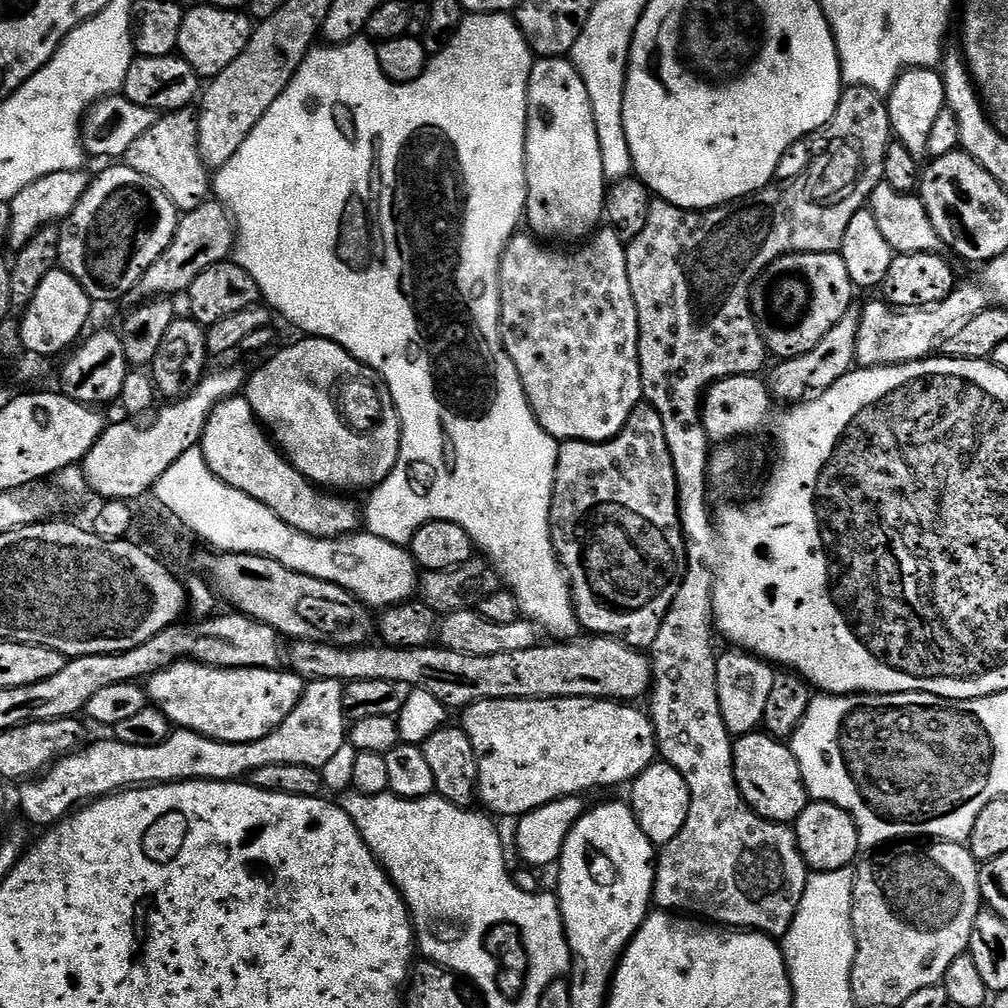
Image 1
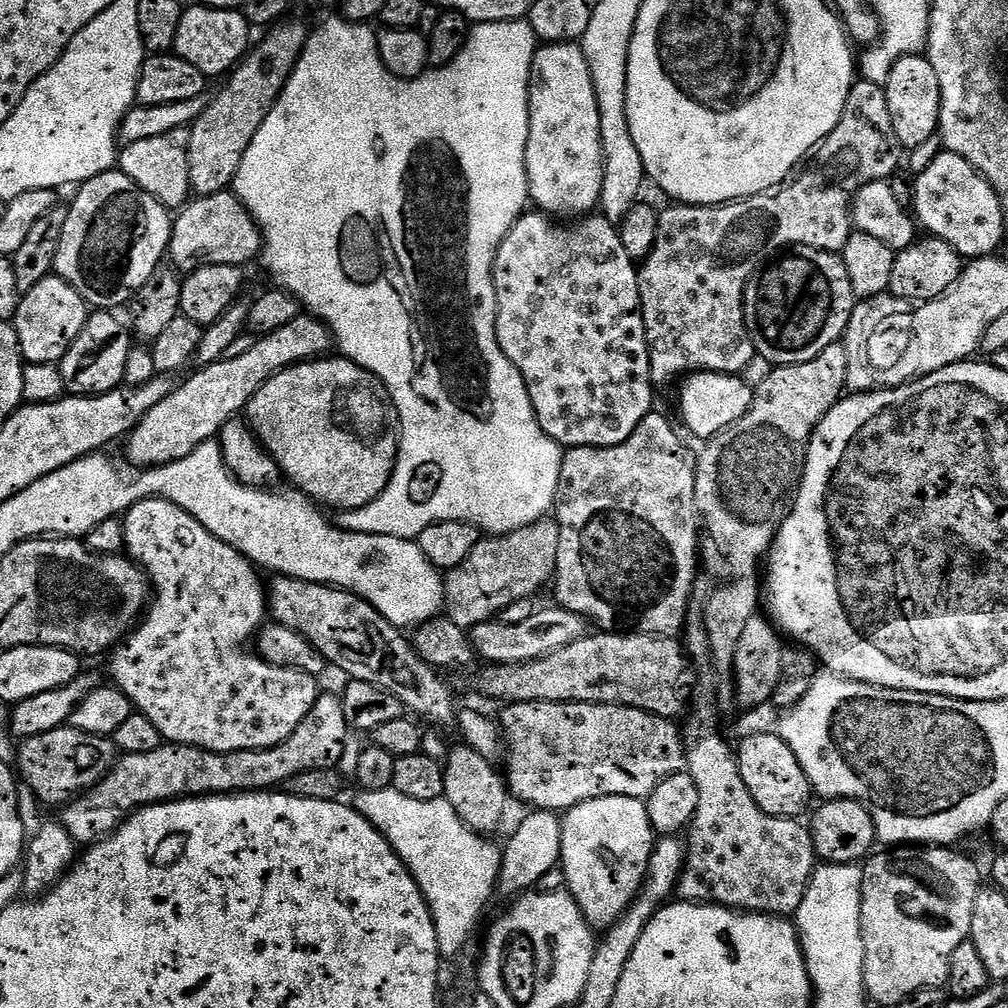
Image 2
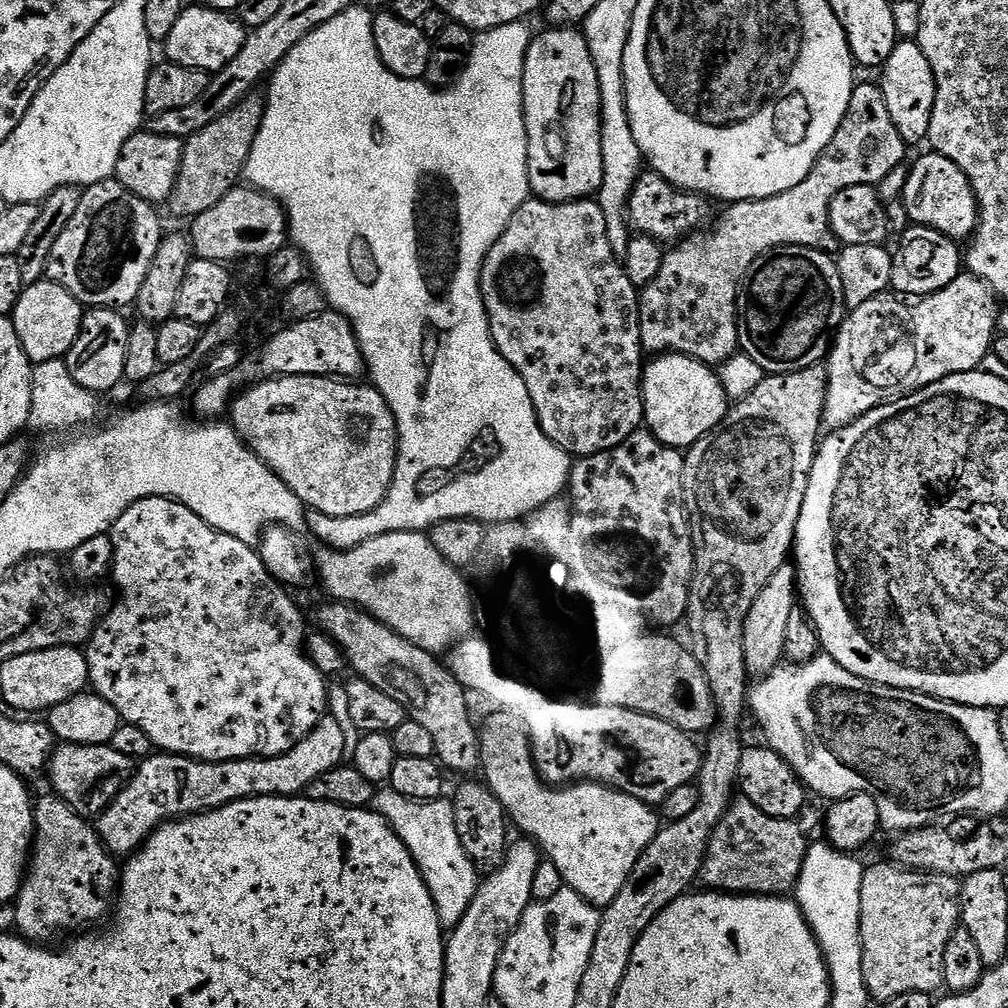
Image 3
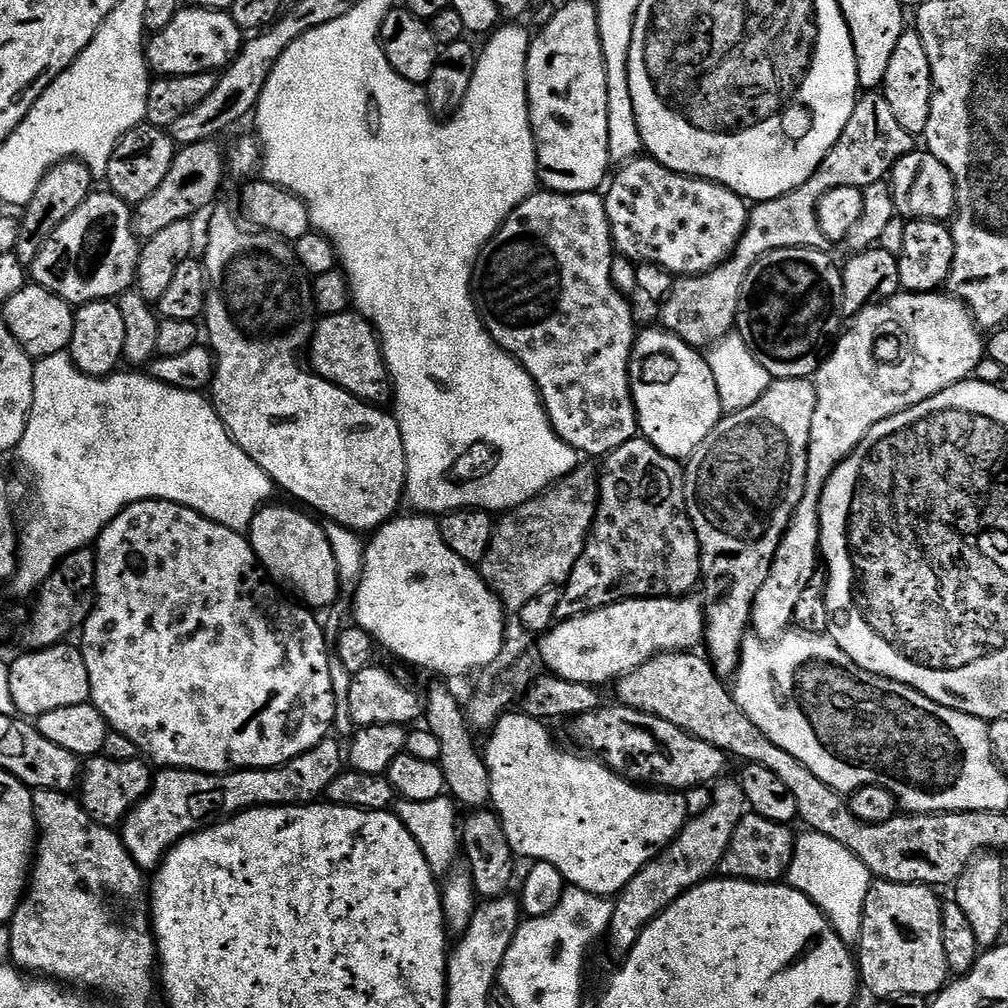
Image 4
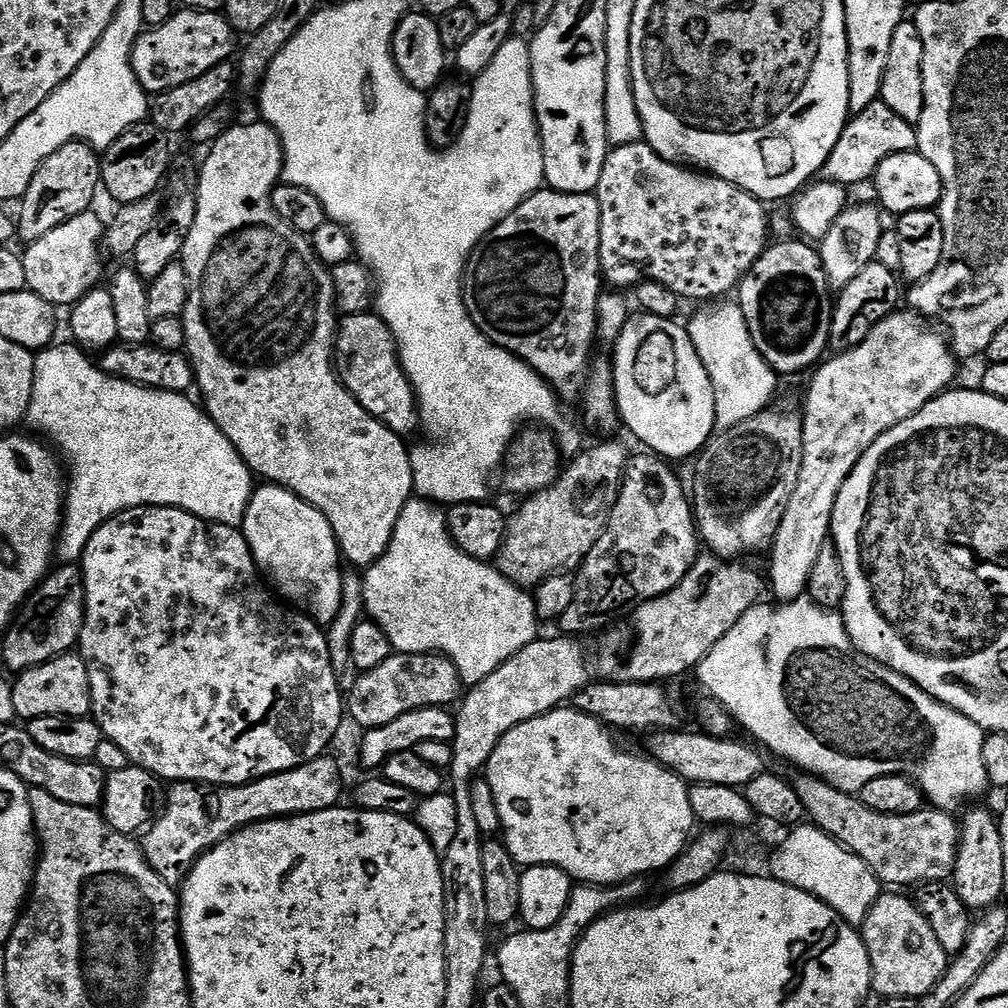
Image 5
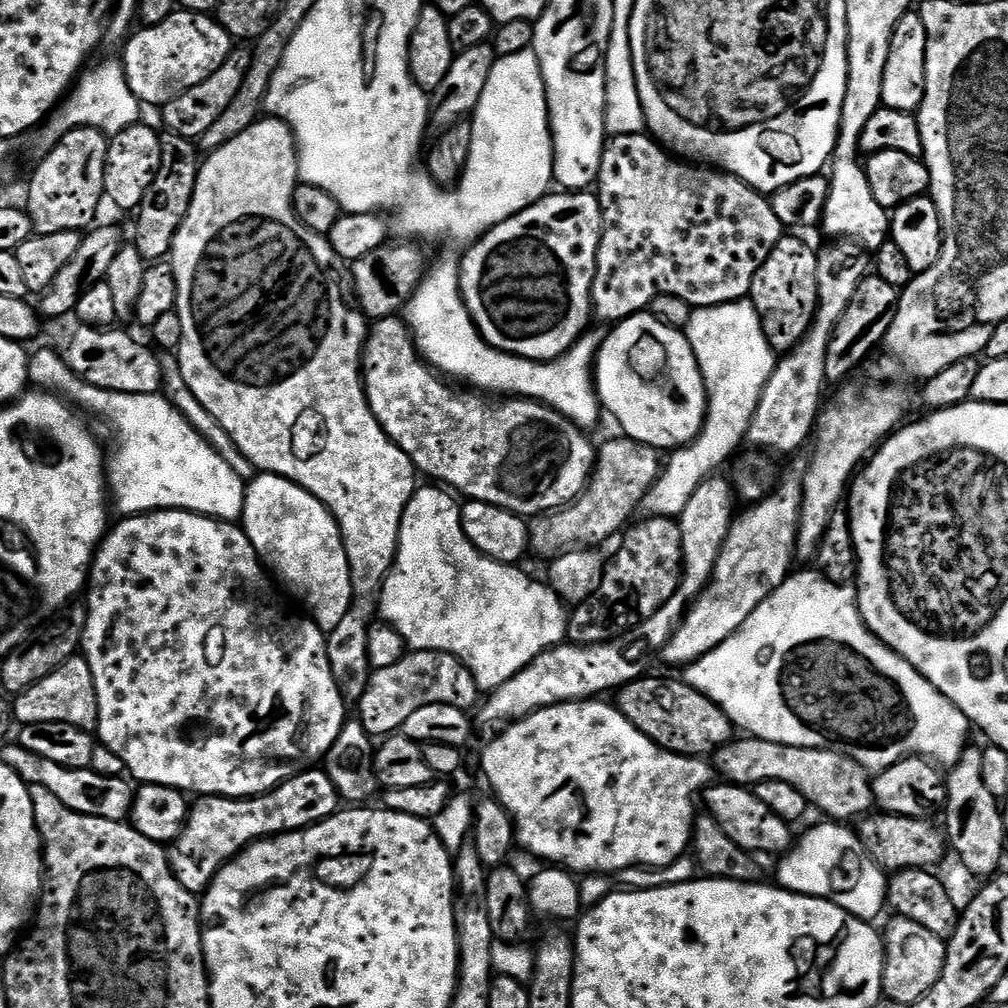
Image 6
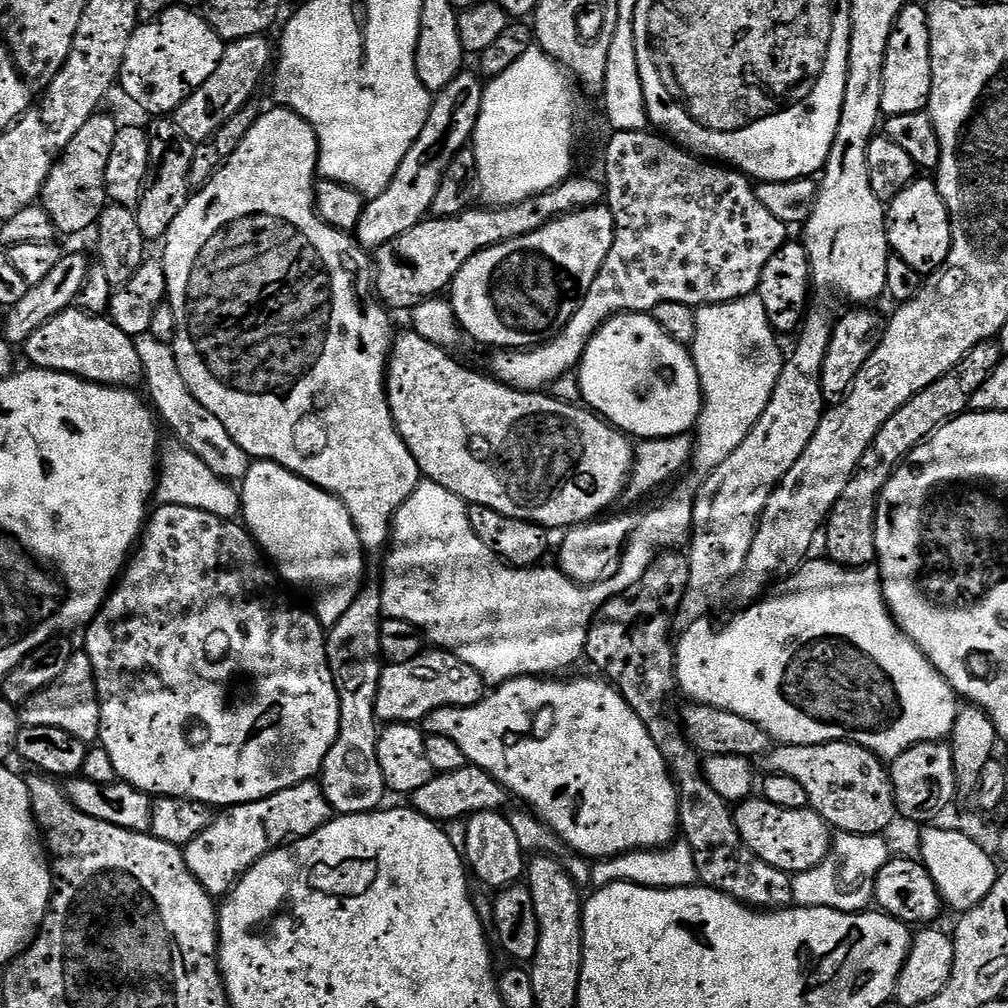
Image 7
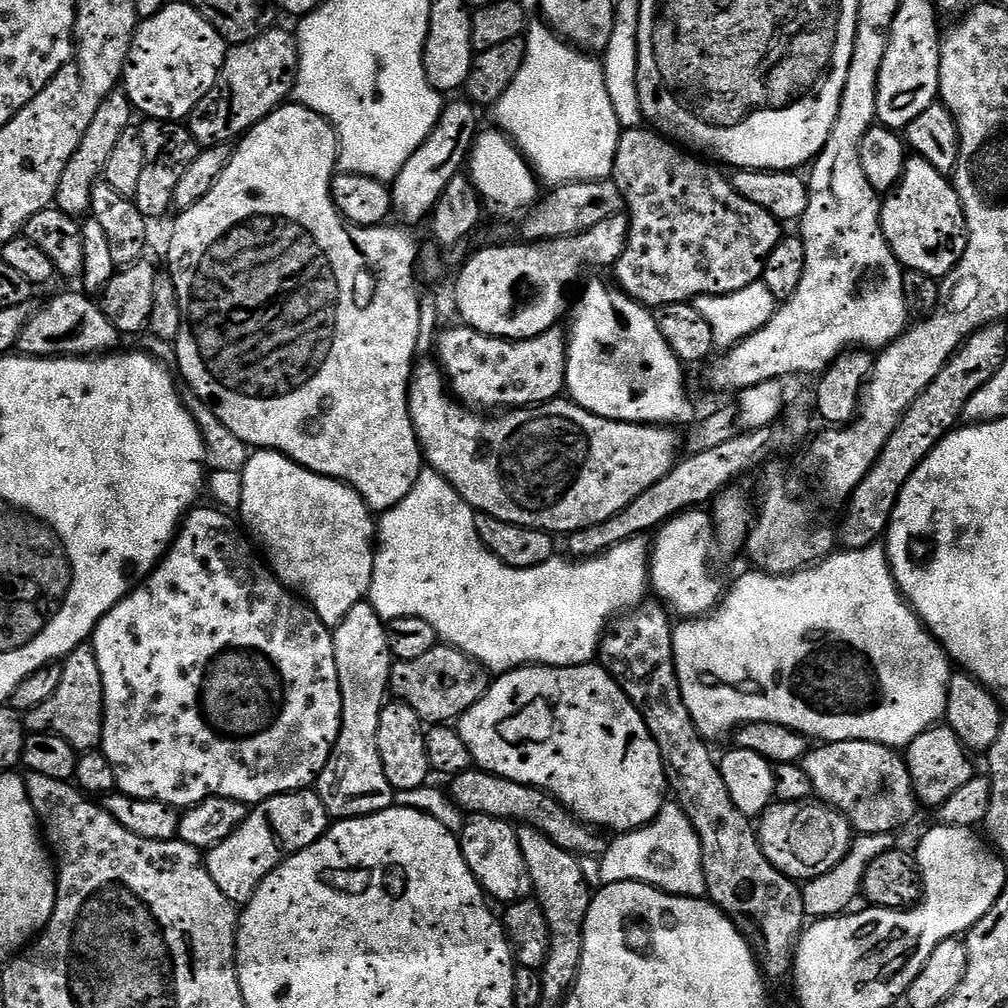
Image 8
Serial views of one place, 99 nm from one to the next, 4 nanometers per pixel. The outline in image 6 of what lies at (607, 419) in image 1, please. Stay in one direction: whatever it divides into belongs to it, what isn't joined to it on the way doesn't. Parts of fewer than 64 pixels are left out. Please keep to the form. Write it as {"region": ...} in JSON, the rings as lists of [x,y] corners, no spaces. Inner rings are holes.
{"region":[[[556,190],[544,196],[537,204],[531,204],[526,210],[506,218],[498,226],[494,226],[486,235],[480,237],[467,249],[468,252],[460,260],[460,295],[463,297],[464,306],[468,309],[472,321],[476,323],[480,337],[499,352],[509,352],[511,356],[520,356],[523,360],[539,360],[547,362],[557,360],[565,352],[572,349],[572,345],[584,334],[590,324],[590,309],[592,307],[592,283],[596,273],[596,259],[600,249],[600,235],[604,233],[604,219],[600,209],[600,197],[588,190],[569,192]]]}

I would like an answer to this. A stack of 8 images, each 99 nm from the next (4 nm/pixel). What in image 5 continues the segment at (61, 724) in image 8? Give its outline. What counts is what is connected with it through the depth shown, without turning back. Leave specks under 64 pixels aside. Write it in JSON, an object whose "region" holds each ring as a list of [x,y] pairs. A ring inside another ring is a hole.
{"region":[[[78,654],[59,656],[42,666],[19,673],[11,681],[14,710],[21,721],[47,716],[88,716],[92,711],[90,674]]]}

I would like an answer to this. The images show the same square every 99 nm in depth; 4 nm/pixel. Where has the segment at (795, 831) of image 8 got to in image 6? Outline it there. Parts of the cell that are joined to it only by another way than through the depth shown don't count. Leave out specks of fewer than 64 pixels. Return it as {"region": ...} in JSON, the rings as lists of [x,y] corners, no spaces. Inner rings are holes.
{"region":[[[727,782],[713,783],[711,786],[703,789],[704,804],[707,815],[713,816],[726,830],[726,838],[730,838],[742,849],[753,854],[759,852],[776,852],[783,854],[792,847],[794,843],[793,825],[787,824],[774,810],[769,810],[762,802],[758,802],[755,791],[751,787],[730,784]]]}

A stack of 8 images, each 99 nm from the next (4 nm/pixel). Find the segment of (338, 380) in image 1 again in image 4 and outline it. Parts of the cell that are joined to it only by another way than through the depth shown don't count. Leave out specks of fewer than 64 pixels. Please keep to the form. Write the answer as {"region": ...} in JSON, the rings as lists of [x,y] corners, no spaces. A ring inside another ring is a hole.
{"region":[[[217,207],[211,213],[212,221],[208,224],[208,245],[204,248],[202,263],[204,272],[208,275],[208,293],[204,303],[204,315],[202,317],[203,327],[206,329],[206,340],[216,357],[216,373],[212,379],[210,389],[210,399],[216,408],[216,413],[220,421],[226,426],[226,430],[232,436],[232,440],[237,446],[247,454],[272,480],[277,489],[289,492],[301,505],[307,506],[313,513],[335,522],[342,528],[348,528],[357,534],[371,534],[377,528],[387,524],[389,520],[397,515],[400,500],[405,499],[404,483],[406,482],[406,454],[404,453],[404,443],[400,427],[395,415],[384,413],[383,407],[375,404],[367,404],[365,400],[360,400],[356,396],[351,396],[346,390],[342,390],[337,384],[332,384],[328,380],[323,380],[315,372],[307,367],[300,368],[296,361],[296,355],[305,351],[306,345],[312,338],[314,327],[314,308],[311,303],[304,304],[305,298],[311,297],[313,281],[307,272],[304,271],[300,260],[296,256],[296,249],[289,241],[283,240],[280,236],[275,236],[269,232],[259,230],[249,230],[243,228],[238,221],[232,217],[232,212],[228,208]]]}

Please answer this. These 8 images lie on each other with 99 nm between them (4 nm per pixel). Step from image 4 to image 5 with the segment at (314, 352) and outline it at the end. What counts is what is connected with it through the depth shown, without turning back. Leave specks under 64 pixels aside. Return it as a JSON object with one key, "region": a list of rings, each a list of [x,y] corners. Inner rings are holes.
{"region":[[[369,310],[339,321],[334,363],[344,388],[374,419],[401,438],[408,438],[415,428],[417,431],[416,392],[400,364],[396,338],[379,314]]]}

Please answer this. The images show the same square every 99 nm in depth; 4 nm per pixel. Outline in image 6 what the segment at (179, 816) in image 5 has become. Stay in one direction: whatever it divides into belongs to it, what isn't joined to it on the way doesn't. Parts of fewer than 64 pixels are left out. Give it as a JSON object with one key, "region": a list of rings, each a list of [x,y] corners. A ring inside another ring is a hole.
{"region":[[[305,770],[263,796],[235,800],[229,796],[202,796],[191,805],[184,828],[167,849],[172,872],[186,890],[203,894],[222,866],[258,840],[309,828],[327,816],[333,816],[342,801],[330,782],[327,771]]]}

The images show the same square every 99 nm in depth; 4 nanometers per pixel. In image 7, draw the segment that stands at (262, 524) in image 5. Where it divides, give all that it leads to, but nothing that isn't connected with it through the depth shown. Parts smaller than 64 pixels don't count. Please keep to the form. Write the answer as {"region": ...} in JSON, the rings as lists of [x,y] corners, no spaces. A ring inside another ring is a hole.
{"region":[[[269,460],[252,462],[238,491],[242,523],[255,540],[257,548],[267,557],[285,585],[293,584],[296,588],[309,588],[312,591],[312,600],[316,603],[314,614],[318,622],[325,630],[333,628],[338,618],[342,618],[342,614],[350,610],[350,602],[354,602],[354,598],[360,593],[365,579],[366,554],[357,538],[352,519],[340,499]]]}

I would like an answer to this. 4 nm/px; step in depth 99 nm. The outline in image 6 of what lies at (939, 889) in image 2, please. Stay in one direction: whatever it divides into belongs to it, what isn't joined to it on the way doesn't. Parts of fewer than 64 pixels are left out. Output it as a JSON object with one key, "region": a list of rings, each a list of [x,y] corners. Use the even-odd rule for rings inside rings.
{"region":[[[903,918],[893,919],[888,929],[883,929],[884,938],[884,990],[883,995],[894,1002],[911,1006],[918,1002],[938,982],[942,966],[946,962],[947,943],[941,937],[930,934],[926,926]]]}

